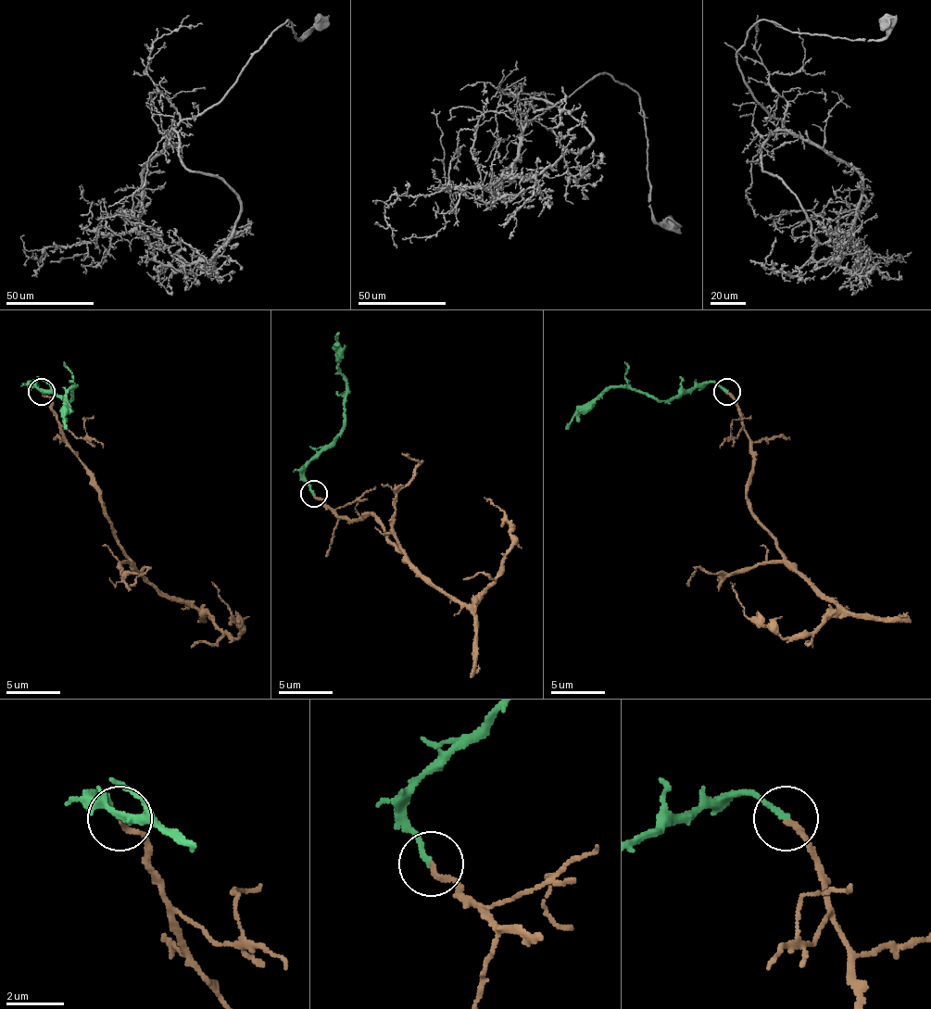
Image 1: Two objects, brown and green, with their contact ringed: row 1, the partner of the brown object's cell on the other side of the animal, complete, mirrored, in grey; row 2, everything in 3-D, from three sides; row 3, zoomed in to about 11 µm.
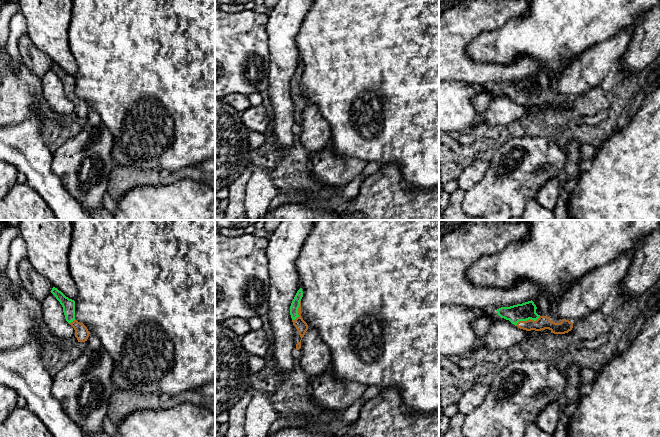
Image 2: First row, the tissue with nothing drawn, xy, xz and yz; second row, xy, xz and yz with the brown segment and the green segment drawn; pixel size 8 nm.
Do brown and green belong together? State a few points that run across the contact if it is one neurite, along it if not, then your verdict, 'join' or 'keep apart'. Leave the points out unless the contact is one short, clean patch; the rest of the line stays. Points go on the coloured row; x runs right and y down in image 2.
line yz (543, 322), (527, 320), (521, 312); join

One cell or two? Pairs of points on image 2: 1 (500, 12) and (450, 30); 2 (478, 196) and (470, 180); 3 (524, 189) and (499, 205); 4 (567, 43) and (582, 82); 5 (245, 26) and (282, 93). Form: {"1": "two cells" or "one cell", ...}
{"1": "one cell", "2": "two cells", "3": "one cell", "4": "two cells", "5": "two cells"}

